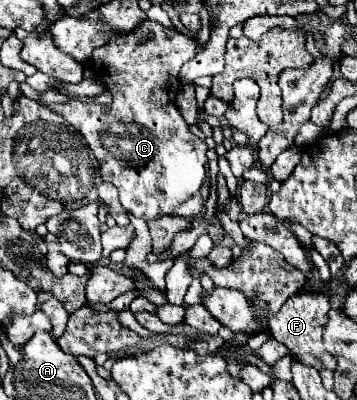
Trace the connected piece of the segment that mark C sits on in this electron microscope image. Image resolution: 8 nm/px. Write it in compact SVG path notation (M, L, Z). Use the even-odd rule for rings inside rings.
M145 19L133 33L115 37L93 51L95 73L113 95L109 105L69 101L49 107L61 113L85 137L89 149L99 159L101 179L113 183L119 189L121 205L143 221L163 215L197 219L209 197L207 145L189 131L175 107L175 93L181 85L179 69L195 53L195 43L189 37ZM149 31L153 31L153 39L147 39Z

